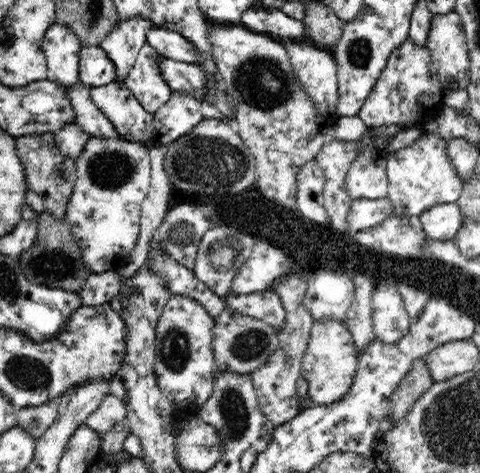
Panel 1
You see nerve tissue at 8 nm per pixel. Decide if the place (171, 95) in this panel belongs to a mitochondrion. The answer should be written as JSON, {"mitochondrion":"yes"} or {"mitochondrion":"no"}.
{"mitochondrion":"no"}

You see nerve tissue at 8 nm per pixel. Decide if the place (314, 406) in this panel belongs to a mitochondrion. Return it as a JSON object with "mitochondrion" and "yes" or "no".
{"mitochondrion":"no"}

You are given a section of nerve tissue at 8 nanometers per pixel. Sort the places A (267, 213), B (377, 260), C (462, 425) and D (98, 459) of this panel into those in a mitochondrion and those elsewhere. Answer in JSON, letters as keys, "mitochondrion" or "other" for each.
{"A":"other","B":"other","C":"mitochondrion","D":"other"}

